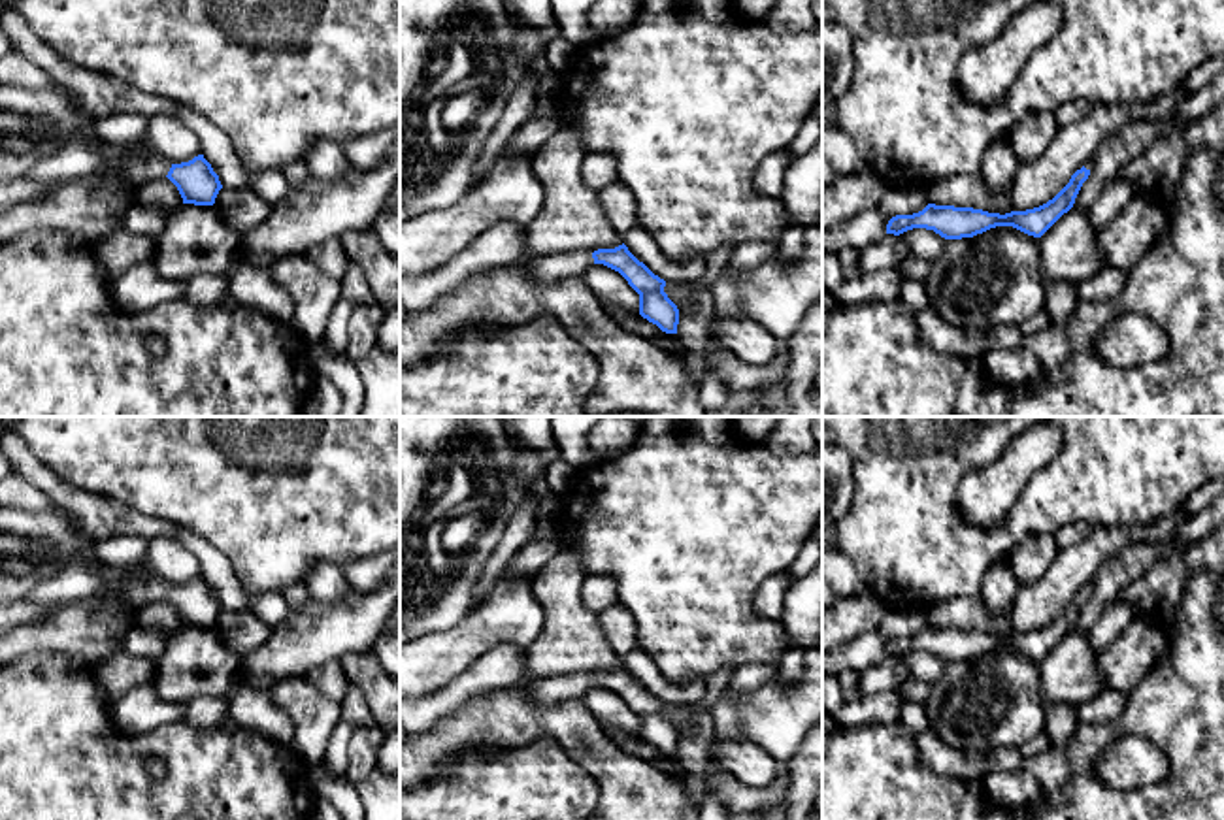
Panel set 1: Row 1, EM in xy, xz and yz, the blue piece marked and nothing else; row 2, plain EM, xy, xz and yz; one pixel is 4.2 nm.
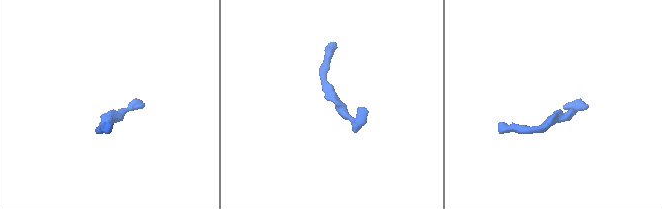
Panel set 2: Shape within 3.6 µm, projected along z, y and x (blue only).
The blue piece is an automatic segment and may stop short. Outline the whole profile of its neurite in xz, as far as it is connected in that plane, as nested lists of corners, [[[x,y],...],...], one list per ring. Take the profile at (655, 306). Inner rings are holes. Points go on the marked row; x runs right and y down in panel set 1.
[[[622,243],[615,249],[594,253],[562,253],[538,258],[524,258],[524,273],[541,283],[558,283],[570,277],[583,277],[592,264],[604,264],[619,271],[639,294],[639,315],[666,334],[677,334],[679,309],[664,292],[666,281],[654,275]]]

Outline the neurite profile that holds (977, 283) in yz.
[[[1013,226],[947,239],[924,285],[928,305],[977,339],[1001,324],[1020,326],[1045,309],[1037,238]]]

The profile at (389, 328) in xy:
[[[400,307],[383,315],[377,326],[377,347],[390,354],[400,353]]]

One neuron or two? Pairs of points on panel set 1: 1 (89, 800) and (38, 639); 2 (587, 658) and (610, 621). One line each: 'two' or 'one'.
1: two
2: two

